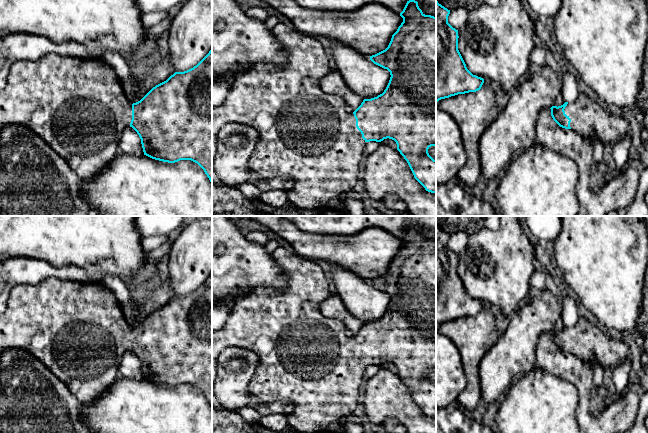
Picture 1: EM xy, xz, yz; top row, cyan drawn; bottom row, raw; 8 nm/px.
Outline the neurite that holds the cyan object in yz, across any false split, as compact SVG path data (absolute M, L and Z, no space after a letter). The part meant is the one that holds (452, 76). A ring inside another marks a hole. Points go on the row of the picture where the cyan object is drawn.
M436 0L436 102L476 92L484 79L473 75L458 50L458 30L448 23L450 10Z

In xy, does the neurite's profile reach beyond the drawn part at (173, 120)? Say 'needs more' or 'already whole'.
needs more

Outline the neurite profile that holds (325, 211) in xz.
M212 182L212 216L348 216L345 211L329 207L288 209L272 207L260 199L247 199L237 187L218 186Z

